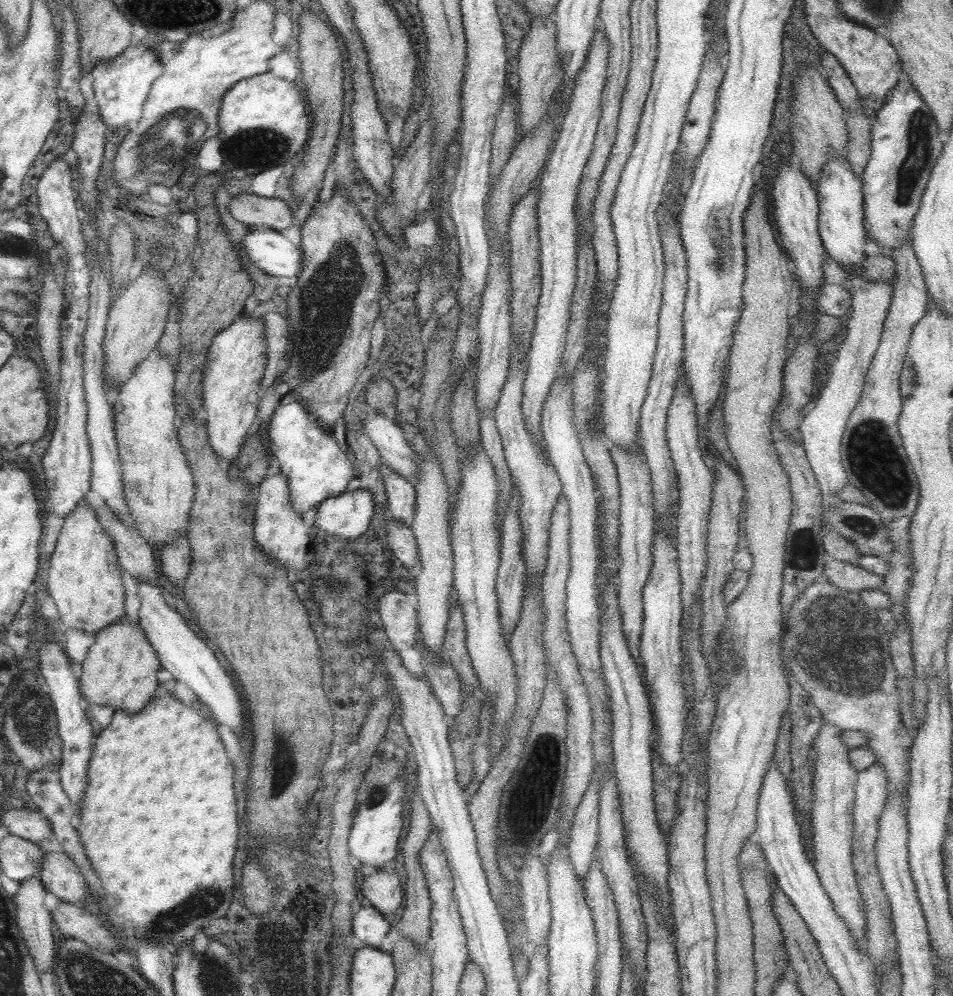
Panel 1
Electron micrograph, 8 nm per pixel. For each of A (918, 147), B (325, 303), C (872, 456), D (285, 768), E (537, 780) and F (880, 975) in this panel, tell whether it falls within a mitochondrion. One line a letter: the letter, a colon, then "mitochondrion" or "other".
A: mitochondrion
B: mitochondrion
C: mitochondrion
D: mitochondrion
E: mitochondrion
F: other

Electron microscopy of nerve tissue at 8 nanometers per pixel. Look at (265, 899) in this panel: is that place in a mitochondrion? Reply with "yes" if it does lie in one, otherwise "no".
no

